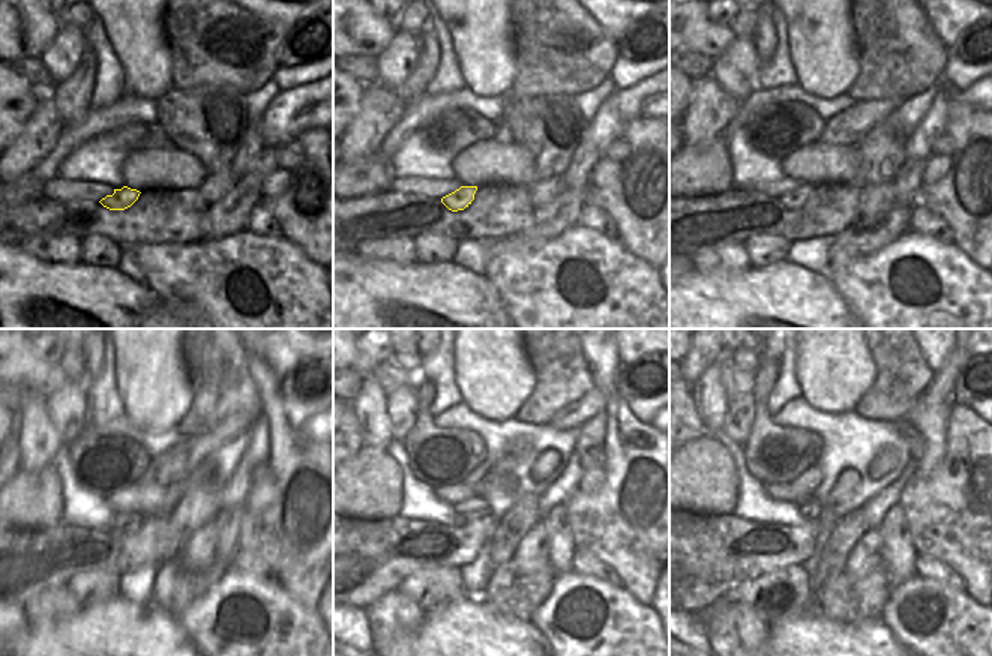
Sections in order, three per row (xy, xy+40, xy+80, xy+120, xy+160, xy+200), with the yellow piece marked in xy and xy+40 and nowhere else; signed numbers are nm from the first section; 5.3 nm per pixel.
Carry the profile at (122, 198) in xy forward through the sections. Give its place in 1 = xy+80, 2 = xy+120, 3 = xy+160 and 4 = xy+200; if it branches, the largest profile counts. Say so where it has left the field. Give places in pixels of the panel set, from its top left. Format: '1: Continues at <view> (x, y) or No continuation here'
1: Continues at xy+80 (791, 200)
2: Continues at xy+120 (129, 529)
3: Continues at xy+160 (474, 509)
4: Continues at xy+200 (811, 509).

